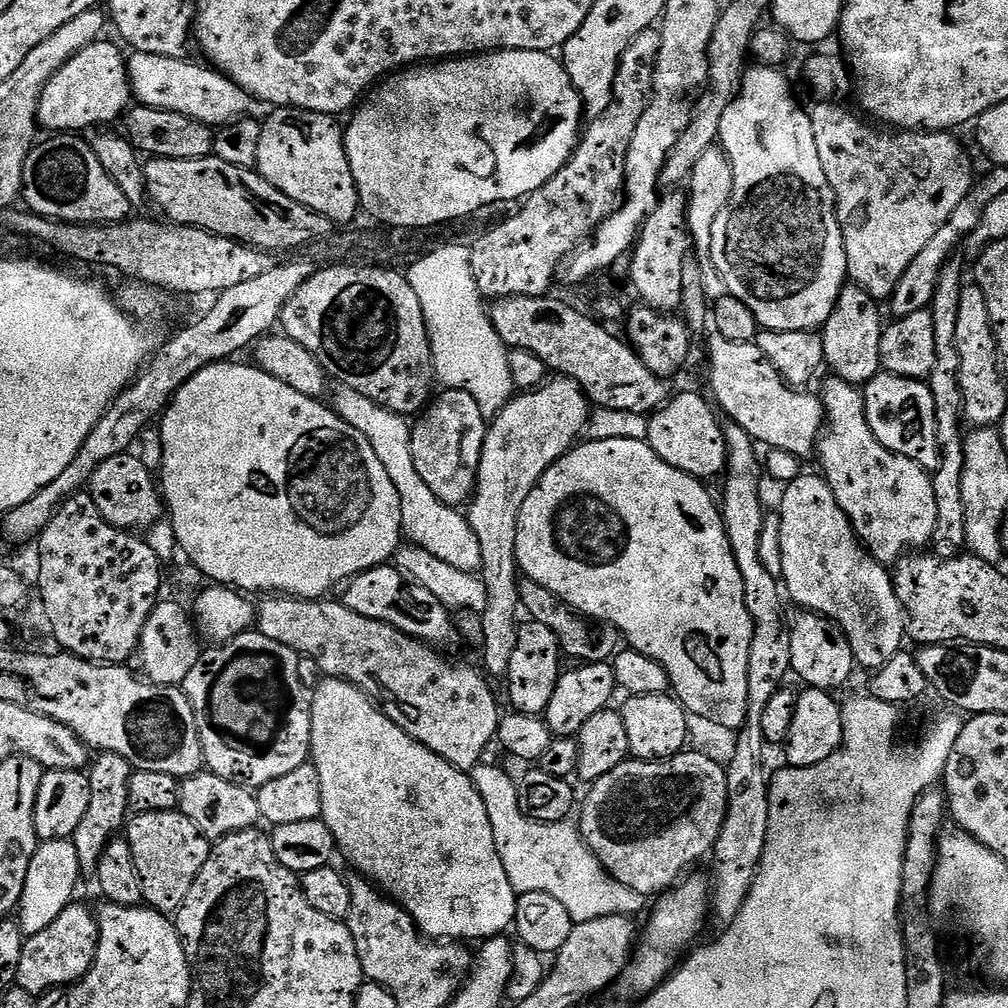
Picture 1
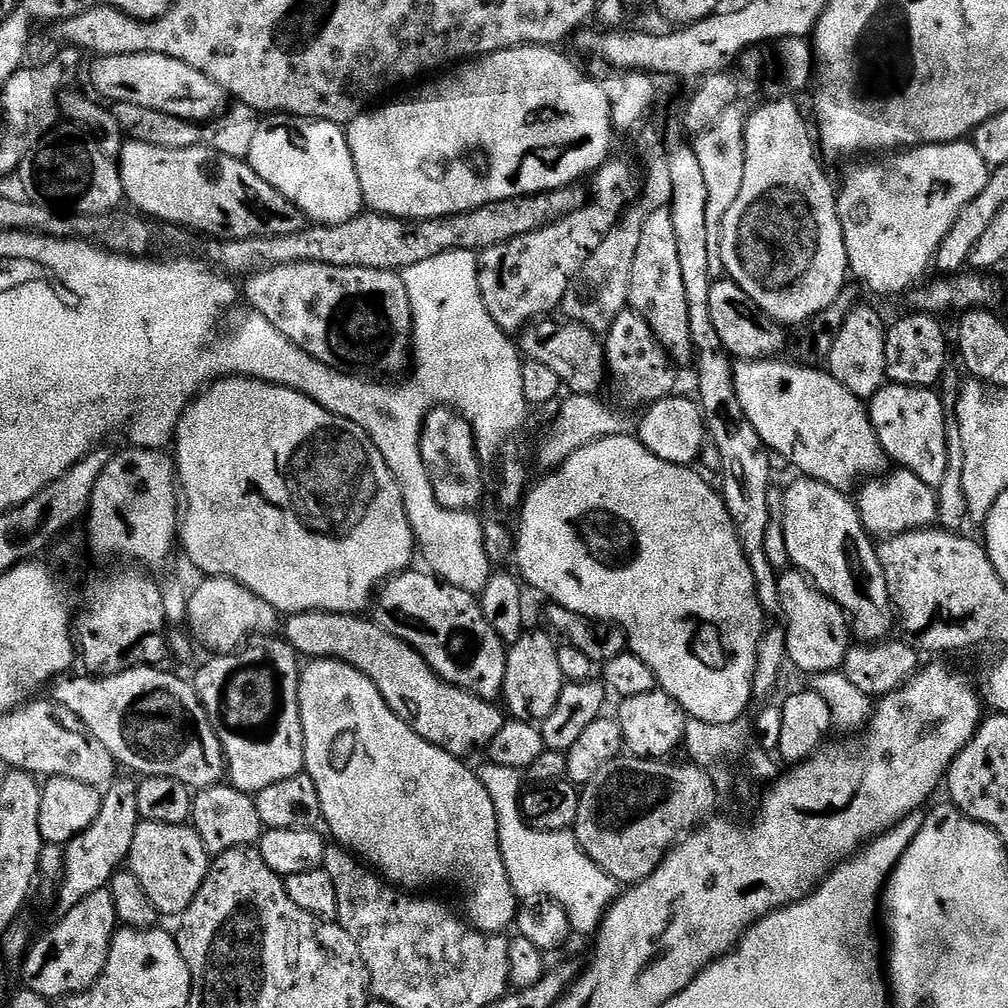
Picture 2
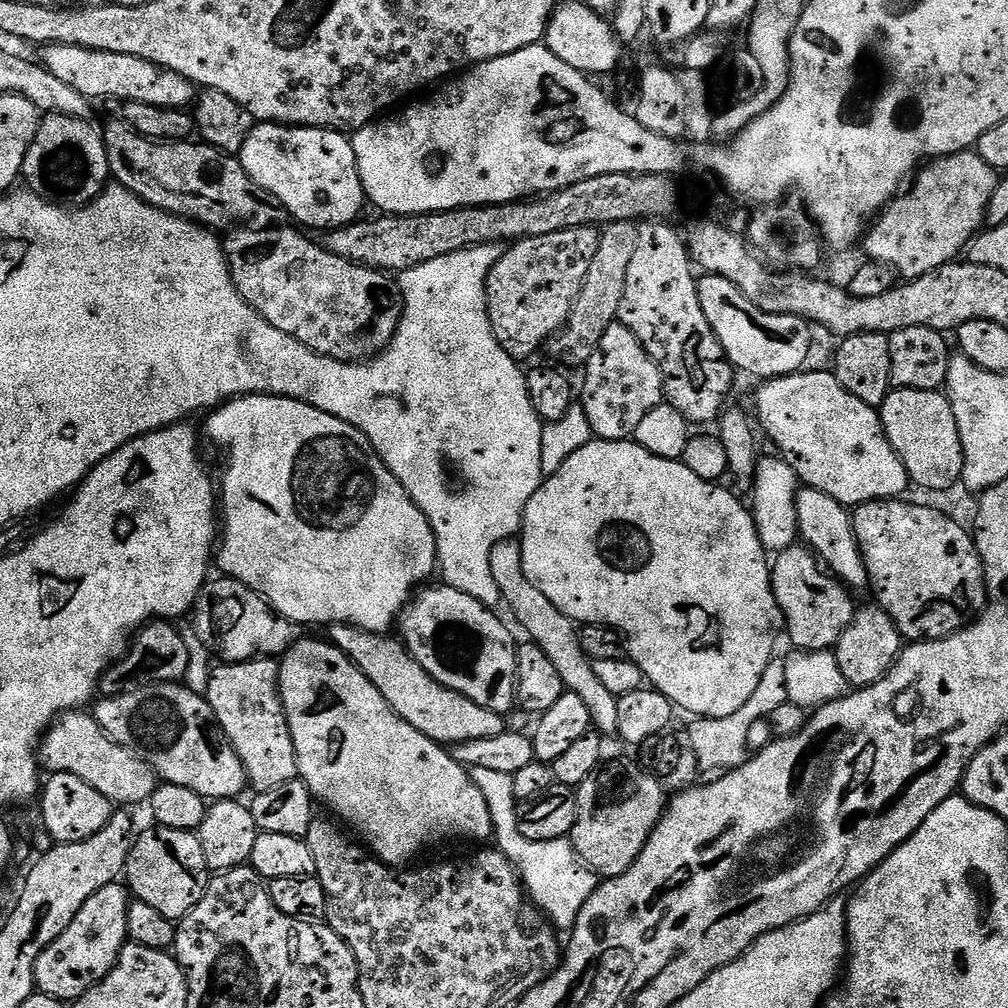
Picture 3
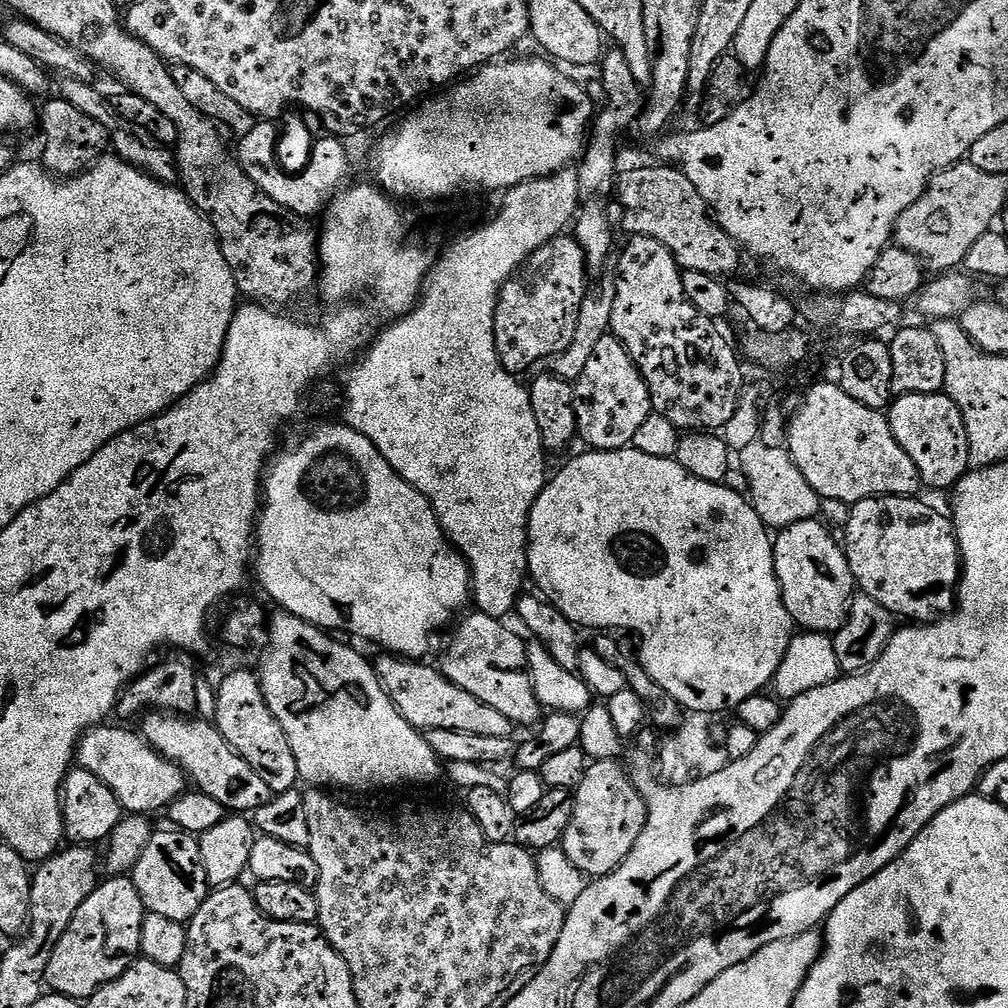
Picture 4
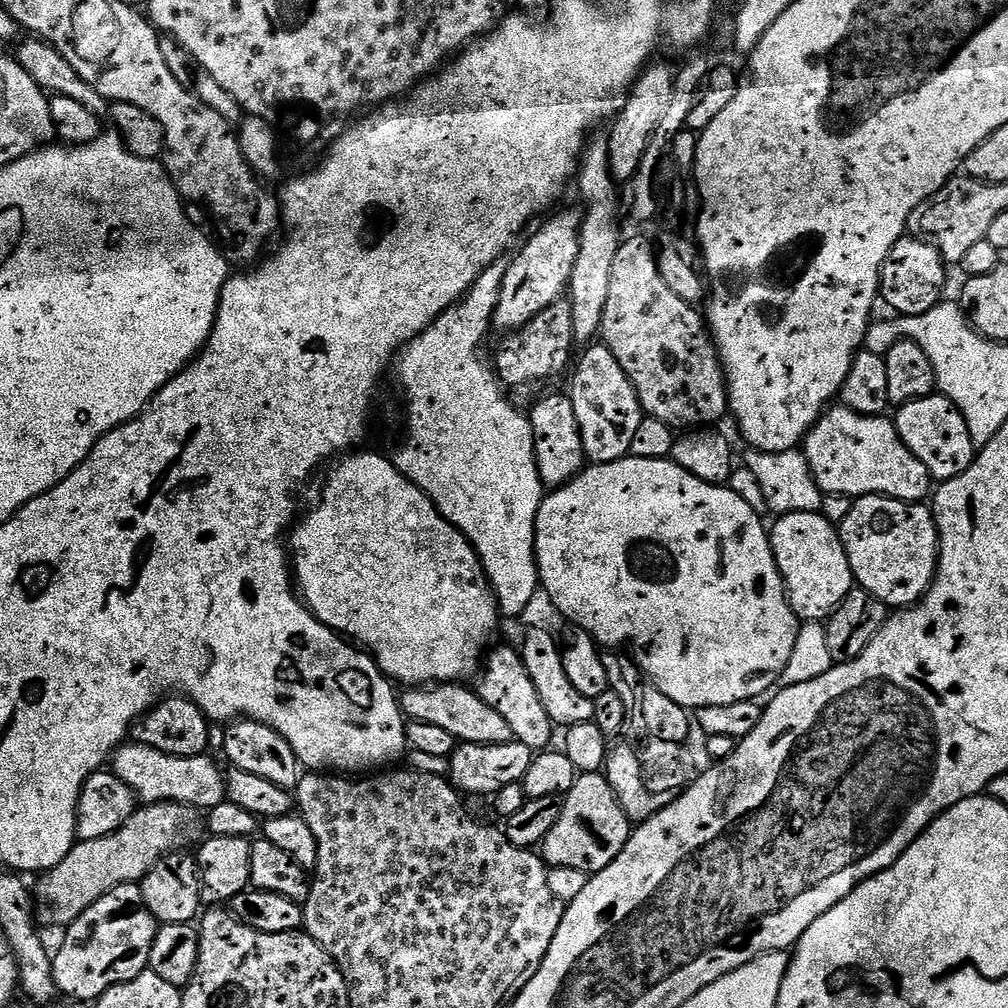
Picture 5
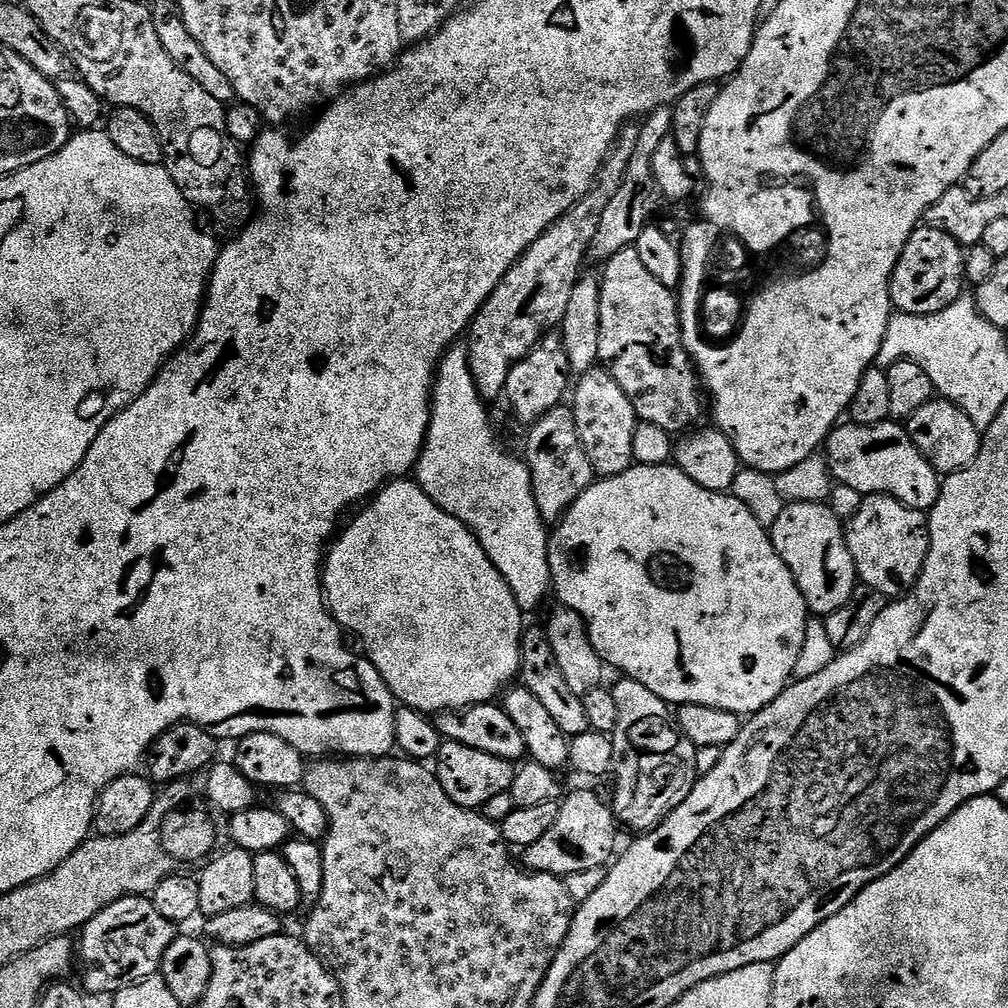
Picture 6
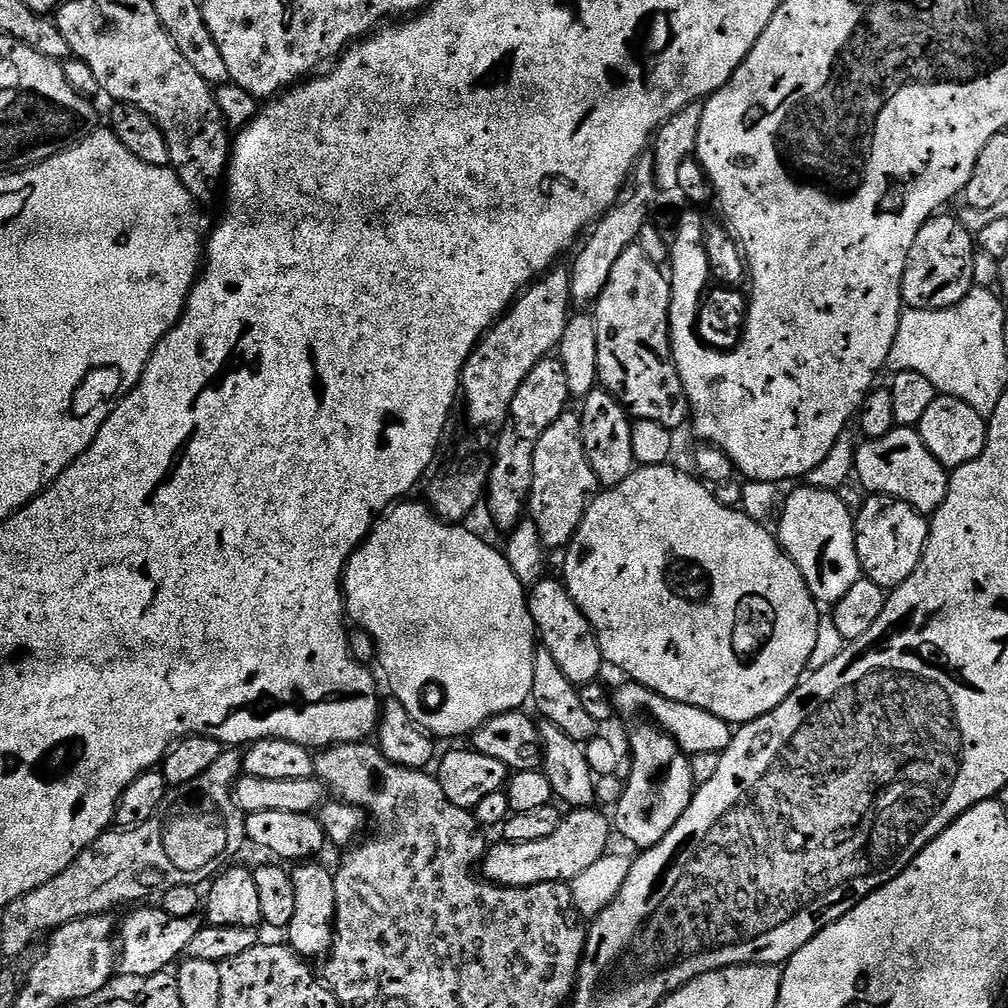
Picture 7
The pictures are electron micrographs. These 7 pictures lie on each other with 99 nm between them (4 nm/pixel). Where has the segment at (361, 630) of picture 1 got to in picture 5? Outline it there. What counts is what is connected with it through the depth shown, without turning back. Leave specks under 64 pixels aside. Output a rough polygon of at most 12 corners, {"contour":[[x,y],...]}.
{"contour":[[456,682],[412,686],[409,721],[465,744],[514,740],[510,722]]}

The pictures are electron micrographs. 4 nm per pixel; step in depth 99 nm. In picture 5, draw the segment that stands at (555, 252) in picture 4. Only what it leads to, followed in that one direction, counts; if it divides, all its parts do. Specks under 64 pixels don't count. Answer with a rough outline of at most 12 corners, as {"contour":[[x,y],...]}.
{"contour":[[567,298],[507,335],[494,371],[509,389],[574,360]]}

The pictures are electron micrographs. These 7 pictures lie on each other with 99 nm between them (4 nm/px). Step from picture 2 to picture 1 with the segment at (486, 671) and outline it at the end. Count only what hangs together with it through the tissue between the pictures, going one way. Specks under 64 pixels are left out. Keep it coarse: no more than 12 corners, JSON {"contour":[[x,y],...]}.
{"contour":[[391,563],[343,585],[342,603],[433,646],[450,609]]}

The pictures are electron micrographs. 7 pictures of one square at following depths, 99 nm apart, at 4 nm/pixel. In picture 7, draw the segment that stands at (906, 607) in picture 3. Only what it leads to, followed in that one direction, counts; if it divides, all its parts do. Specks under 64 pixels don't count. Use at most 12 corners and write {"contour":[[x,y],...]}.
{"contour":[[872,494],[854,516],[863,579],[891,590],[914,574],[925,513]]}

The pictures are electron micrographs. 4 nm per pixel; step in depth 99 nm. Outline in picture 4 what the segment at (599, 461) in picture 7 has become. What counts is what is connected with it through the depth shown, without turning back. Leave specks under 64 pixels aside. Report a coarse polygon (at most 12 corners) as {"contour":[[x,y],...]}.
{"contour":[[617,336],[599,339],[574,381],[579,439],[629,447],[653,415]]}

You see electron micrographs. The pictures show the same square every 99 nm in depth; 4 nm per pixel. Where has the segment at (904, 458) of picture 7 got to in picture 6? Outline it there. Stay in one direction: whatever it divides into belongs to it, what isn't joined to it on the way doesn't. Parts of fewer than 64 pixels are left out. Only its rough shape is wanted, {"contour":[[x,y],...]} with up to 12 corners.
{"contour":[[900,422],[833,428],[837,485],[927,513],[941,477]]}

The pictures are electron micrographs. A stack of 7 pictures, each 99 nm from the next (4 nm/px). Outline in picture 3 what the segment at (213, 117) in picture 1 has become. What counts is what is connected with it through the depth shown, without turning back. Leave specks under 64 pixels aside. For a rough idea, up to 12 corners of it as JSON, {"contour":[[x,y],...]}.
{"contour":[[43,45],[50,74],[93,102],[184,110],[192,81],[130,54]]}

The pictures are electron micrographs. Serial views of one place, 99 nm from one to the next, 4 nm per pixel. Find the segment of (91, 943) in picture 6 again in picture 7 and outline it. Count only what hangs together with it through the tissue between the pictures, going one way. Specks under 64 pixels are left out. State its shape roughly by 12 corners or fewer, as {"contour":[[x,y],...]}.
{"contour":[[137,907],[118,924],[118,968],[147,978],[175,965],[202,926]]}

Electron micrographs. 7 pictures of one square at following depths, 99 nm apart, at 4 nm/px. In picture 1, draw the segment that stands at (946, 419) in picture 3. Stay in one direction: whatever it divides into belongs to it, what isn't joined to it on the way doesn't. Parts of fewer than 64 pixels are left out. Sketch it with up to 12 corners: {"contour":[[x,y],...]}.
{"contour":[[881,371],[863,385],[874,438],[938,470],[934,394]]}

